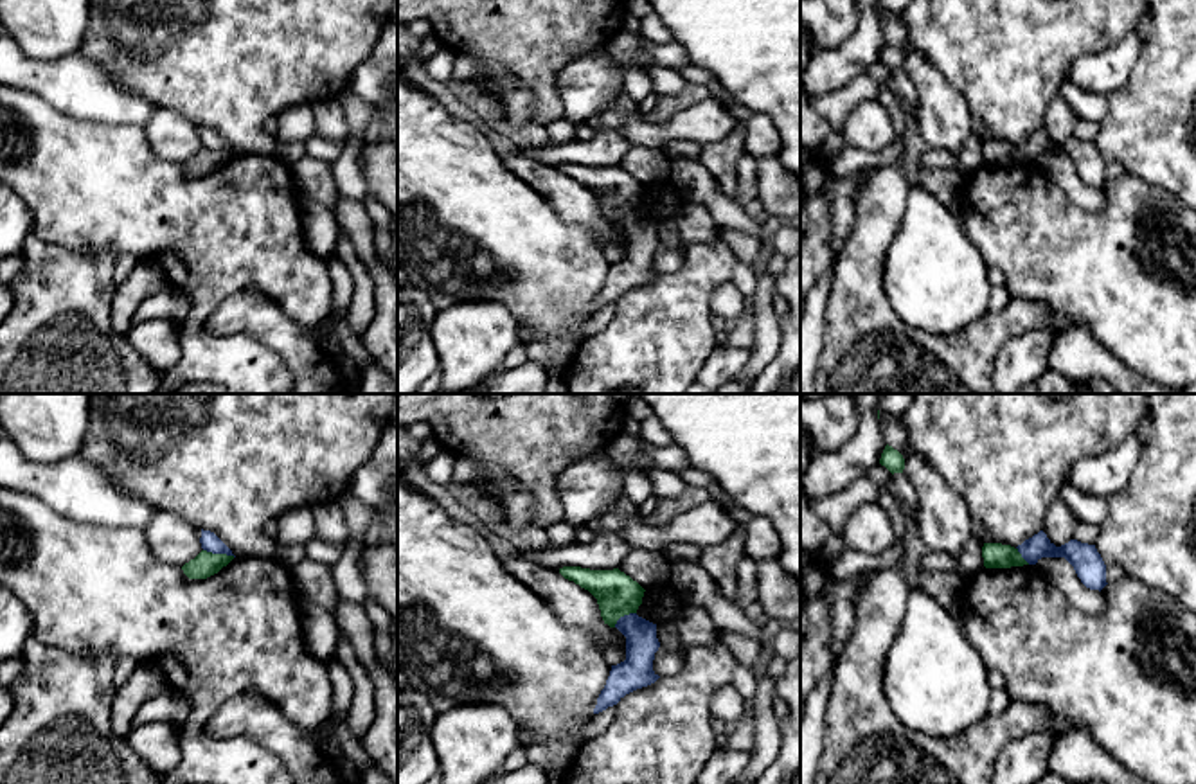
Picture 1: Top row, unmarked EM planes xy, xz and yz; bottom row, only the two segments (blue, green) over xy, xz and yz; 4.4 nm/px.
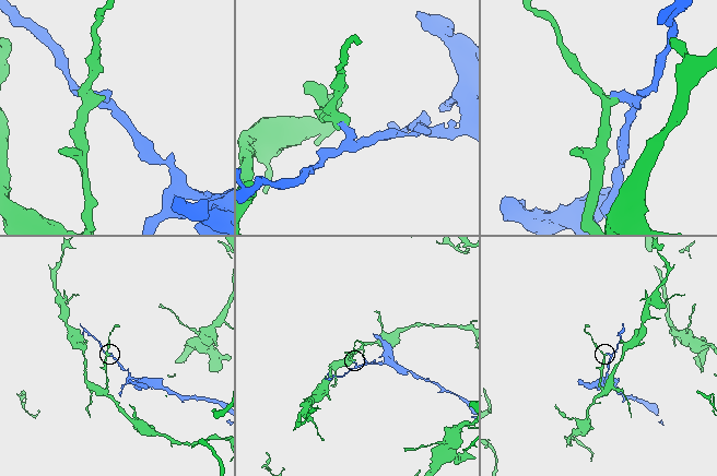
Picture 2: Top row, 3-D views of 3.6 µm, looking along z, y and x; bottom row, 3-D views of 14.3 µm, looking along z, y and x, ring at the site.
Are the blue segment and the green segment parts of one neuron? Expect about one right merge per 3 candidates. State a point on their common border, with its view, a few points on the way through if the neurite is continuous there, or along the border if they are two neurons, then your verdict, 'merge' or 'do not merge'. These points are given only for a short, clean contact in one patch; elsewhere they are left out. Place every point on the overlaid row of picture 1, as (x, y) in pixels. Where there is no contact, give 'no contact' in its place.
xy (220, 552) | along xy (204, 549), (214, 554), (234, 556) | do not merge

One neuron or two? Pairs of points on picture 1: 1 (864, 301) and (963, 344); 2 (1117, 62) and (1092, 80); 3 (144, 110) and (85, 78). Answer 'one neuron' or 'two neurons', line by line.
1: one neuron
2: one neuron
3: one neuron

